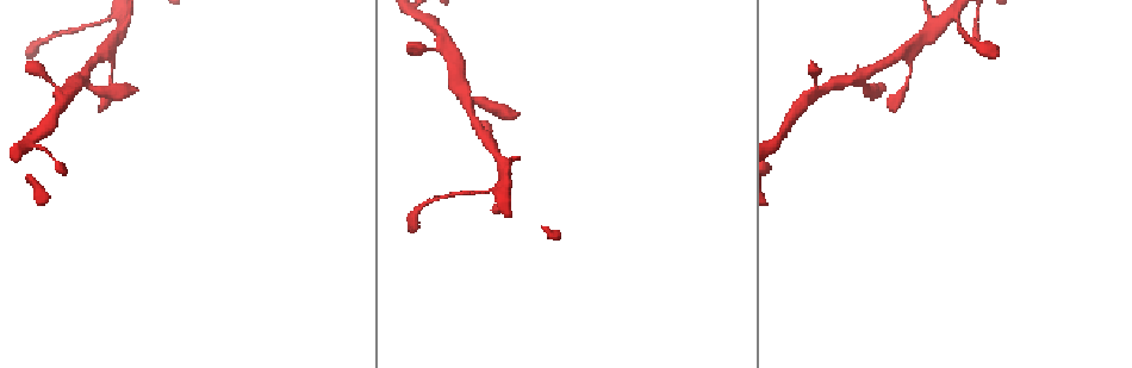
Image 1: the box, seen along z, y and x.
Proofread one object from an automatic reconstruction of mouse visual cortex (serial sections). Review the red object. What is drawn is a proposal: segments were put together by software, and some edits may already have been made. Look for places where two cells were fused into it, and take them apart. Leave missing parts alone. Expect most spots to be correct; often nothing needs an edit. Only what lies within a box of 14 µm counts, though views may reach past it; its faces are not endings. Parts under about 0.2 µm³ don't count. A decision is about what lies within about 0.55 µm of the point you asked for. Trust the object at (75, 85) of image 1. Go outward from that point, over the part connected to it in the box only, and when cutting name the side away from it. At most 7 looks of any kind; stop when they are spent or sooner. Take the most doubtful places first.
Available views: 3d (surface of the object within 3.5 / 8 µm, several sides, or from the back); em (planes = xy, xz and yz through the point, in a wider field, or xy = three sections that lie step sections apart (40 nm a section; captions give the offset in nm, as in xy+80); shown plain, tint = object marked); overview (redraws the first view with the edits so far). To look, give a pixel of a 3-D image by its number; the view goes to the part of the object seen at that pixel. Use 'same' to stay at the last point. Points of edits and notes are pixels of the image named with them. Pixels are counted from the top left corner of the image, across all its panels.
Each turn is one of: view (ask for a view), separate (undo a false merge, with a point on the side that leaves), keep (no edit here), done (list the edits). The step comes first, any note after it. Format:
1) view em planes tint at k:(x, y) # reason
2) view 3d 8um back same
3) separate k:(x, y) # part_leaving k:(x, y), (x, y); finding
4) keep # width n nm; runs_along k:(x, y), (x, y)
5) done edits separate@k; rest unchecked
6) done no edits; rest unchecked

view 3d 3.5um at 1:(28, 143) # branch point

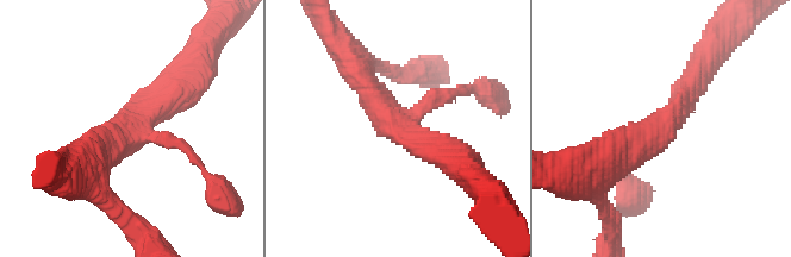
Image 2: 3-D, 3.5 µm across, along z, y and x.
view em planes tint at 2:(401, 124) # arms 3; arm_widths 150, 350, 400 nm

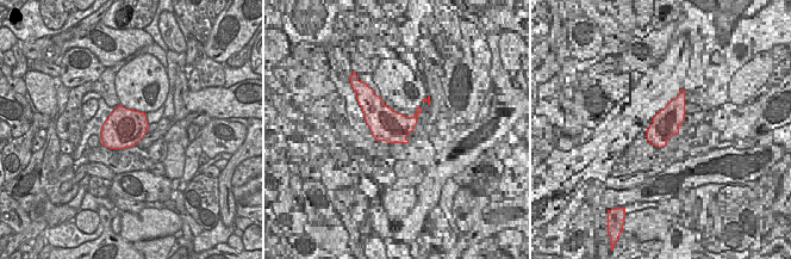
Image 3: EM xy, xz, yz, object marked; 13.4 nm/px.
view em xy step 2 tint same # another direction

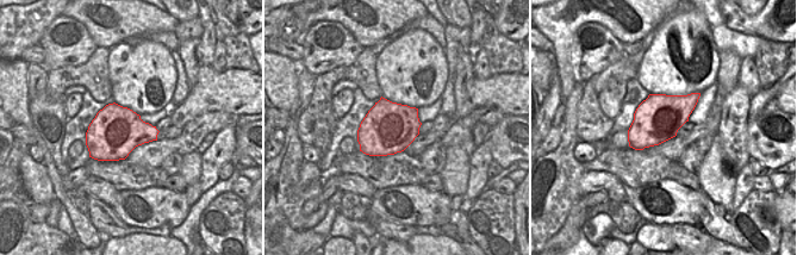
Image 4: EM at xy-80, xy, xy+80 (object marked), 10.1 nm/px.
keep # runs_along 2:(187, 80), (106, 146), (95, 171); continuous, no second cell

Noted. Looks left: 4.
view 3d 3.5um at 1:(462, 91) # three-way junction

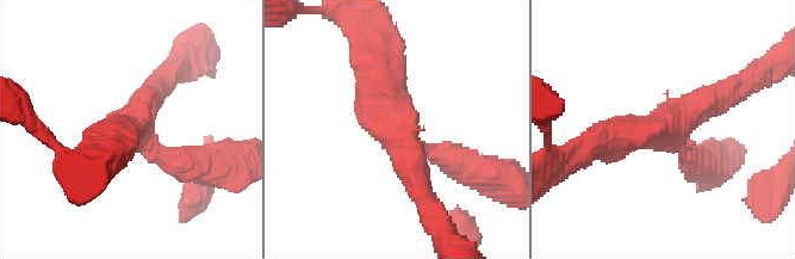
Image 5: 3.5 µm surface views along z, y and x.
view em xy step 2 tint at 5:(668, 125) # need the tissue

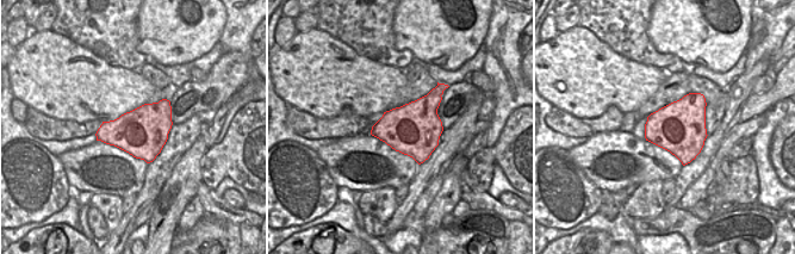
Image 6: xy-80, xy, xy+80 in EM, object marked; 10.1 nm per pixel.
keep # runs_along 5:(600, 145), (670, 127), (731, 93); all the same cell

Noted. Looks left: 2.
done no edits; rest unchecked

